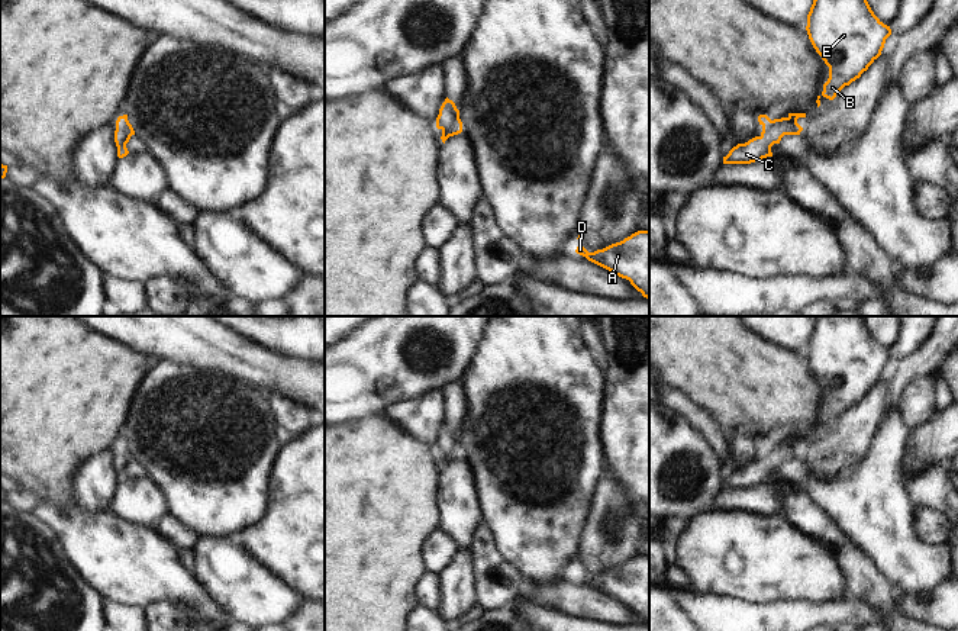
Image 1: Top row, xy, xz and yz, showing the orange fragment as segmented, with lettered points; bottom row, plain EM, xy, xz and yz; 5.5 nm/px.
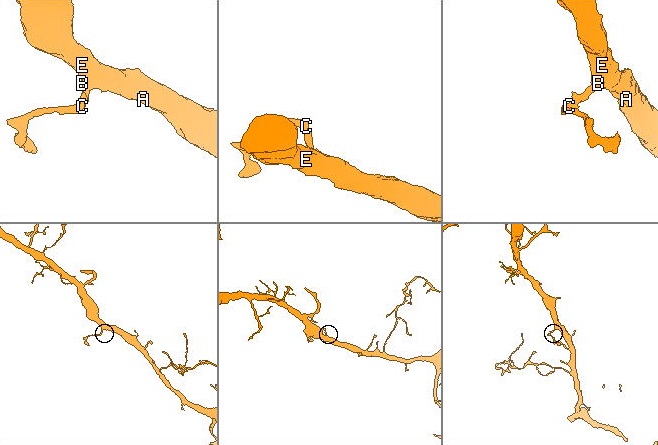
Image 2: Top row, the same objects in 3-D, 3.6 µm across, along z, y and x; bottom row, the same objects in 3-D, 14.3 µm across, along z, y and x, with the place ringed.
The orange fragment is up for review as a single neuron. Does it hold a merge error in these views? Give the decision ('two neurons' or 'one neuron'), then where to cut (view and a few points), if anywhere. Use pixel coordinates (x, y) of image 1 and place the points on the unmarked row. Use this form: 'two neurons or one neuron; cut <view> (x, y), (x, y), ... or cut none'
one neuron; cut none

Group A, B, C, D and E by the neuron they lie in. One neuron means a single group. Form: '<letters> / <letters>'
A B C D E

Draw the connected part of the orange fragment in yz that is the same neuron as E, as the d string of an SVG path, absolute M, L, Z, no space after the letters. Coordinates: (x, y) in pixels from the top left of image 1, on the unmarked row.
M817 316L807 339L806 351L809 364L829 392L829 403L823 409L823 416L817 421L817 432L820 431L820 422L833 425L836 419L852 406L861 402L864 396L881 380L886 364L891 360L890 351L884 350L871 335L864 316Z

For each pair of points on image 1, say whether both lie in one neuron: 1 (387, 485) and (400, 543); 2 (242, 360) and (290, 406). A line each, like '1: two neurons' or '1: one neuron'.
1: one neuron
2: two neurons

